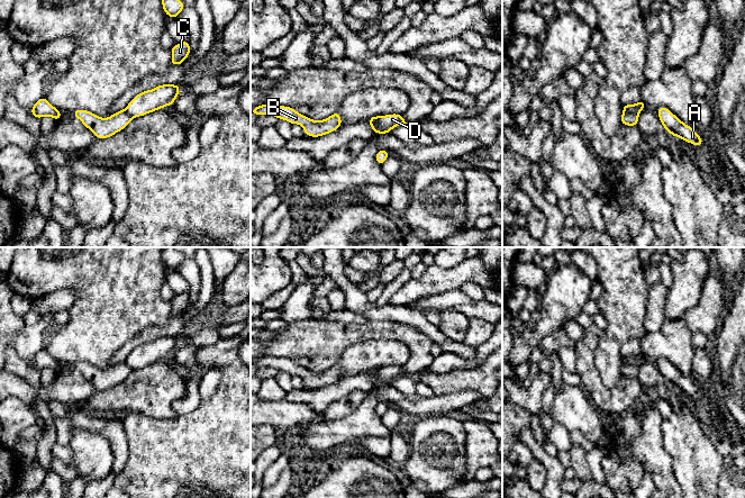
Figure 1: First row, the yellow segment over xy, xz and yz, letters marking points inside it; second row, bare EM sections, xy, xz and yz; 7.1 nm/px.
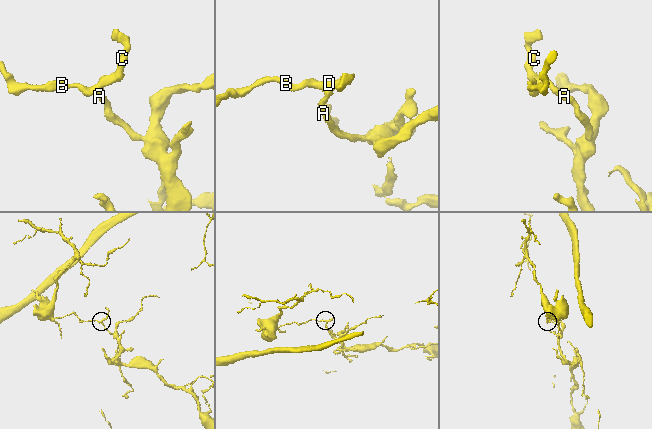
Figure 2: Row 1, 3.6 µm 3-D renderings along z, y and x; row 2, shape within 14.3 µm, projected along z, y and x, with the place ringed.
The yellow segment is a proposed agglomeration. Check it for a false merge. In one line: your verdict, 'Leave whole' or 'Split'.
Split

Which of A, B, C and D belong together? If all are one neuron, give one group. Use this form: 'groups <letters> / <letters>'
groups A C D / B

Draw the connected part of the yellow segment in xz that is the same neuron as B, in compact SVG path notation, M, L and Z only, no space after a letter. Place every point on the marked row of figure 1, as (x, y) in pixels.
M264 103L251 110L257 116L270 115L282 120L288 120L291 125L299 124L303 127L305 134L310 137L327 135L340 128L342 117L336 111L324 120L312 120L291 107Z

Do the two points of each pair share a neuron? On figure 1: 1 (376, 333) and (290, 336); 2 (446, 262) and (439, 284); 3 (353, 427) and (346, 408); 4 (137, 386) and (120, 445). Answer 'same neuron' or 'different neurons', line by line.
1: same neuron
2: different neurons
3: different neurons
4: different neurons

